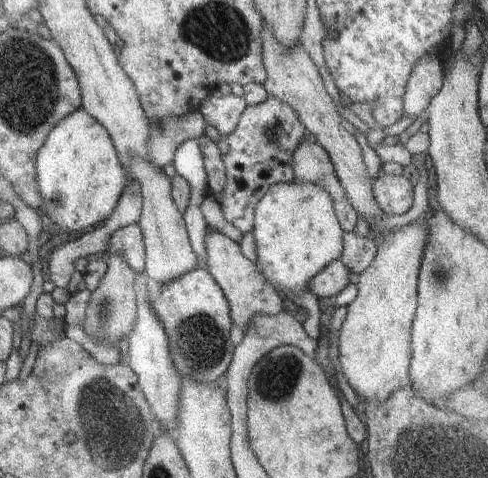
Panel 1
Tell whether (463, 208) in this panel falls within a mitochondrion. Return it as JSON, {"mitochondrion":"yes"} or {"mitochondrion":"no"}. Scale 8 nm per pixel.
{"mitochondrion":"no"}

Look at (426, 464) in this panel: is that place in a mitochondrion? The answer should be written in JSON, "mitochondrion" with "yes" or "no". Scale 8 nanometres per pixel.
{"mitochondrion":"yes"}

